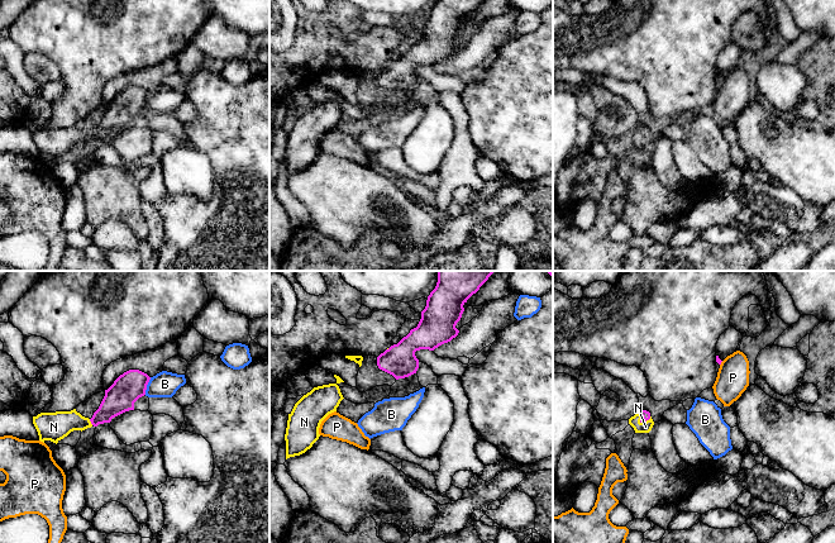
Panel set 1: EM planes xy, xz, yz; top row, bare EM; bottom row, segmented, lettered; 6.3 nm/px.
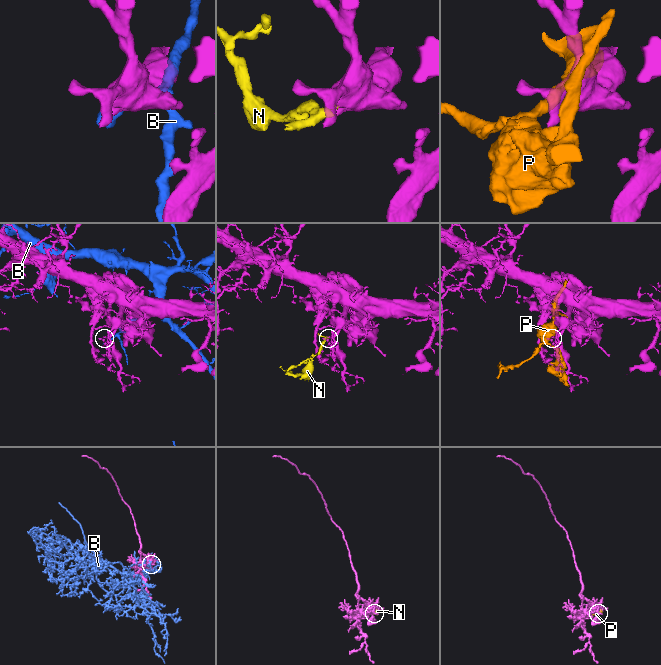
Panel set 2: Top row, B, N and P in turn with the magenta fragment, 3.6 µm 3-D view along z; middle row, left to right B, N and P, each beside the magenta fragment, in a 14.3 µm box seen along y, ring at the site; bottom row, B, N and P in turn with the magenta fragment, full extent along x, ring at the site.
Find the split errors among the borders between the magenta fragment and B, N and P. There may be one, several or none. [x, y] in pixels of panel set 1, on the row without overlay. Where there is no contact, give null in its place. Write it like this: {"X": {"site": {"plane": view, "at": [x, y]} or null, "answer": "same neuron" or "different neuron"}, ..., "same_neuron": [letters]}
{"B": {"site": {"plane": "xy", "at": [146, 103]}, "answer": "different neuron"}, "N": {"site": {"plane": "yz", "at": [642, 138]}, "answer": "same neuron"}, "P": {"site": {"plane": "yz", "at": [720, 80]}, "answer": "different neuron"}, "same_neuron": ["N"]}

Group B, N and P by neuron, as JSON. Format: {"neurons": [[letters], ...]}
{"neurons": [["B"], ["N"], ["P"]]}

